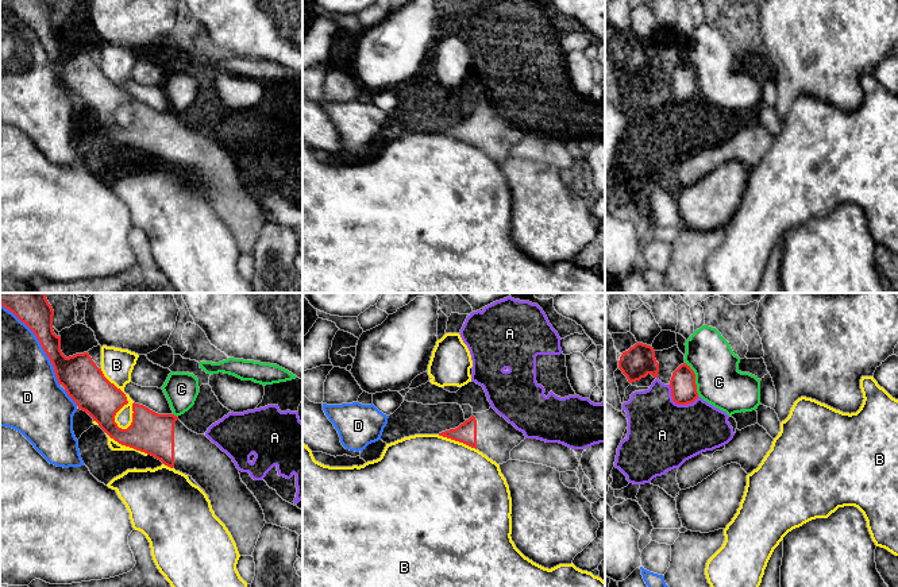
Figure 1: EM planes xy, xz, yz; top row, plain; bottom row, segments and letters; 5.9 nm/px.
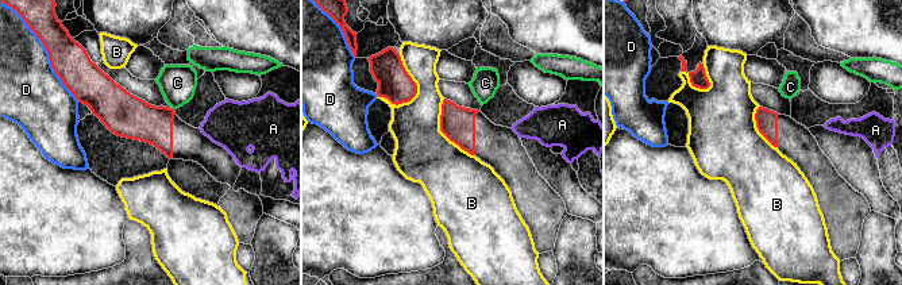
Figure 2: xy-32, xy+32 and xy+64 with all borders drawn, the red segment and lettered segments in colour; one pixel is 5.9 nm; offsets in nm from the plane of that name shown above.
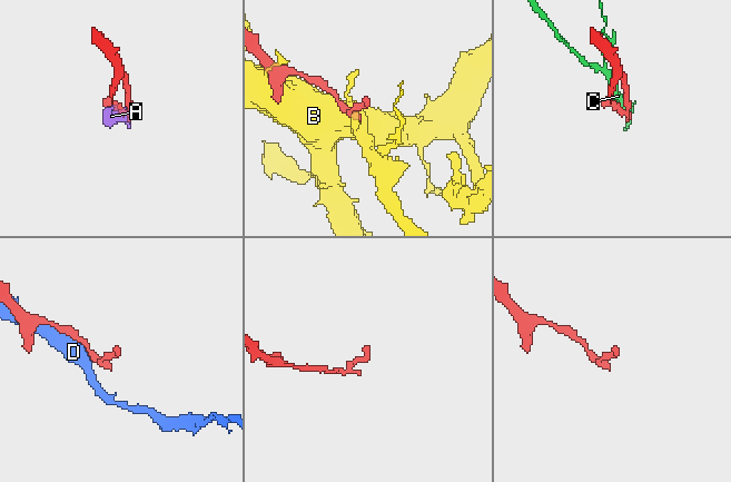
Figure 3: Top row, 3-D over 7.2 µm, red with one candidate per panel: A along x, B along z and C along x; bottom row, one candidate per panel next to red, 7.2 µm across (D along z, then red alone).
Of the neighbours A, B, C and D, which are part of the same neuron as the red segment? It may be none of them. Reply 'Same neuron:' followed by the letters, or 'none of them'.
Same neuron: none of them

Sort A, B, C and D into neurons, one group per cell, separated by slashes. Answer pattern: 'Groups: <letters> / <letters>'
Groups: A B / C / D

